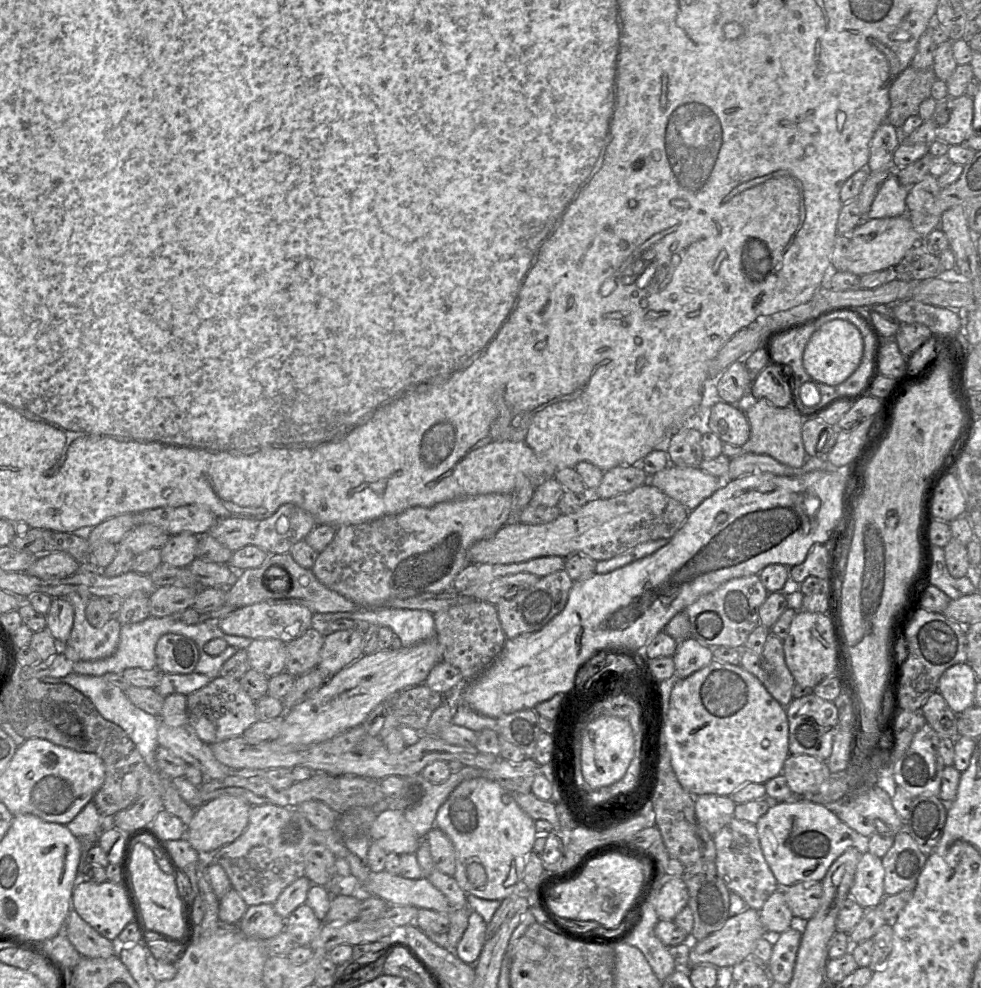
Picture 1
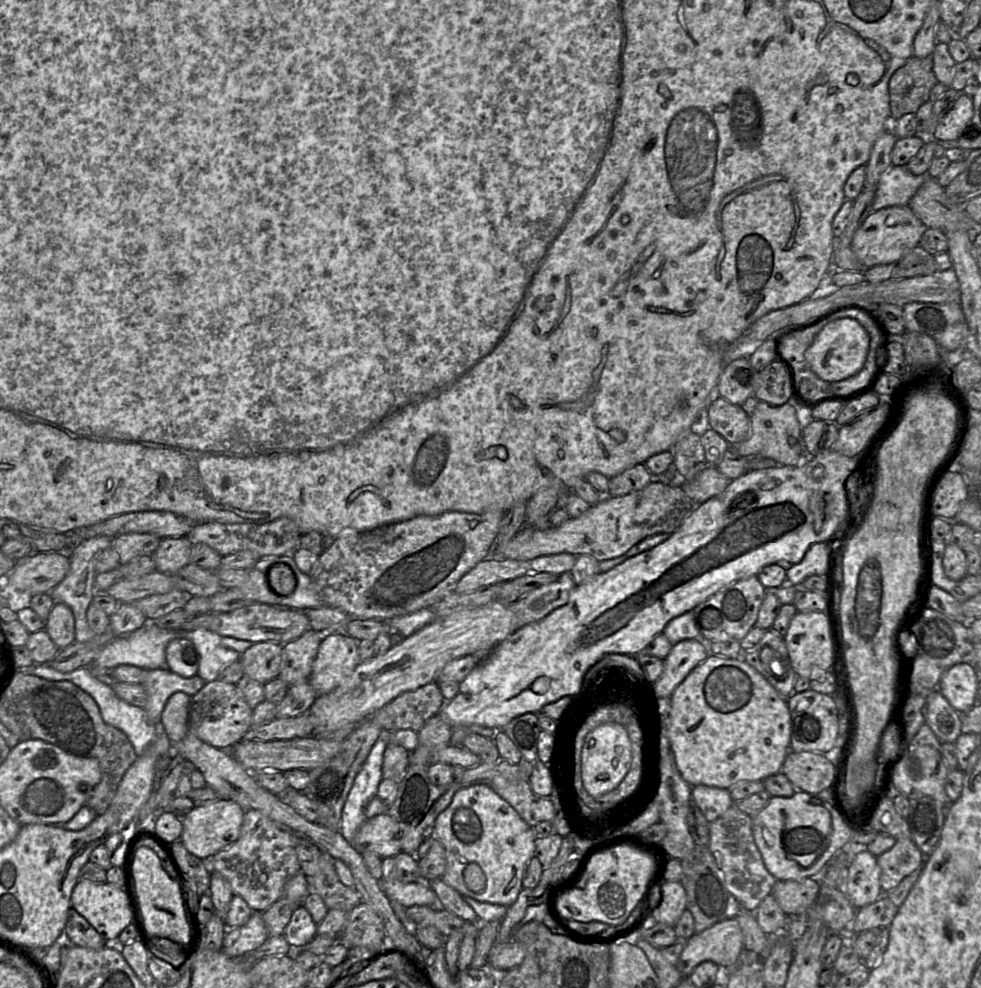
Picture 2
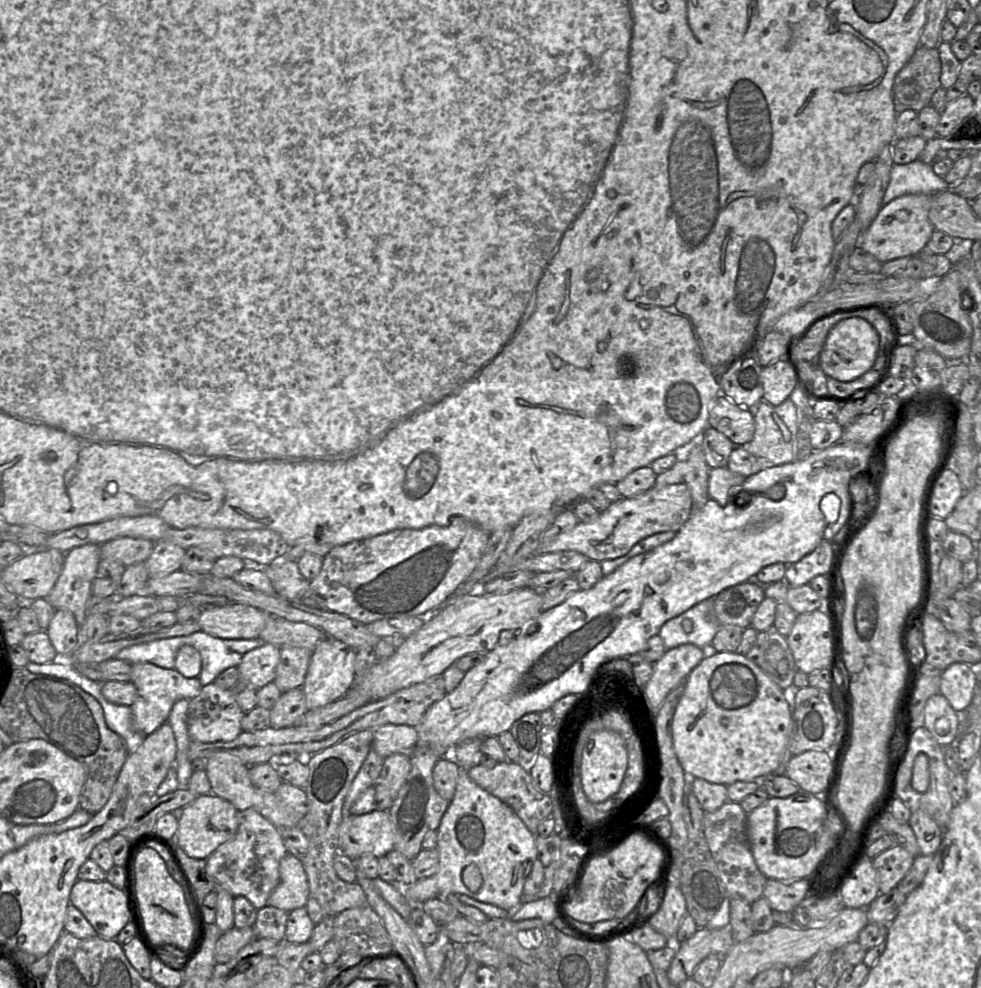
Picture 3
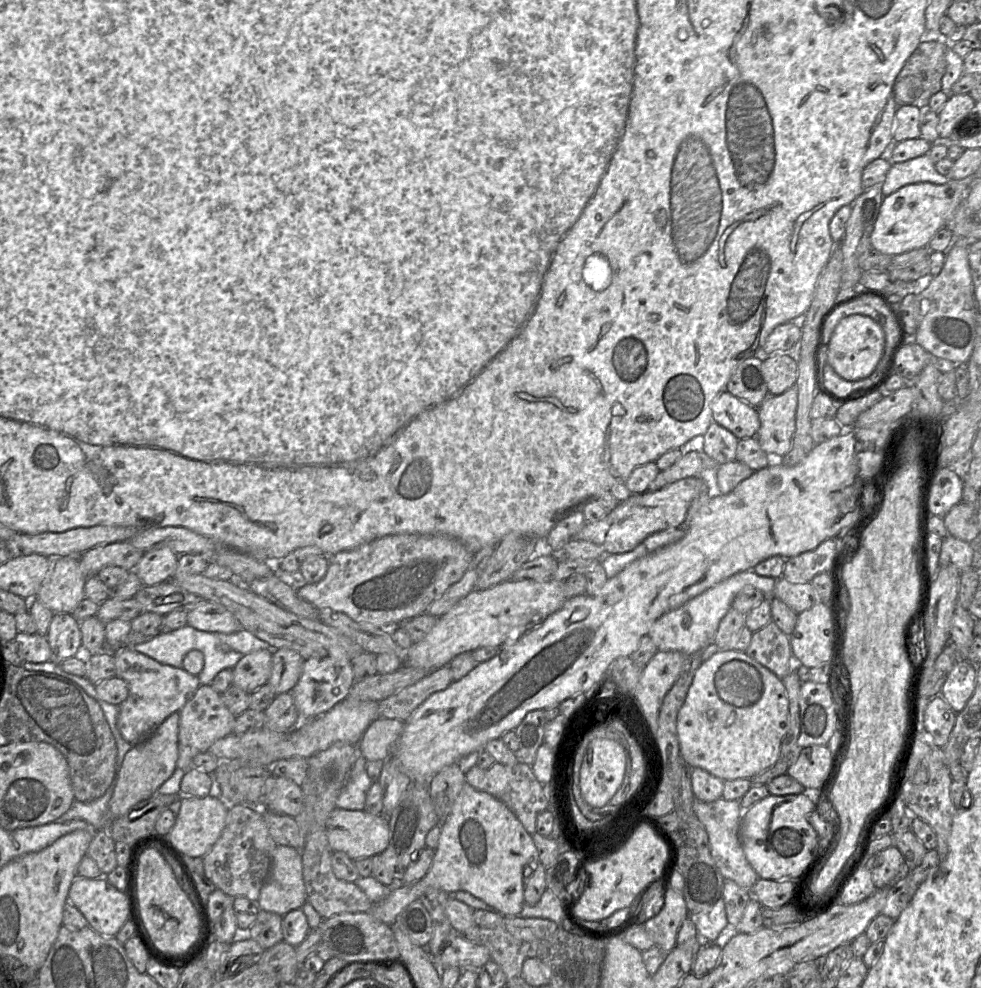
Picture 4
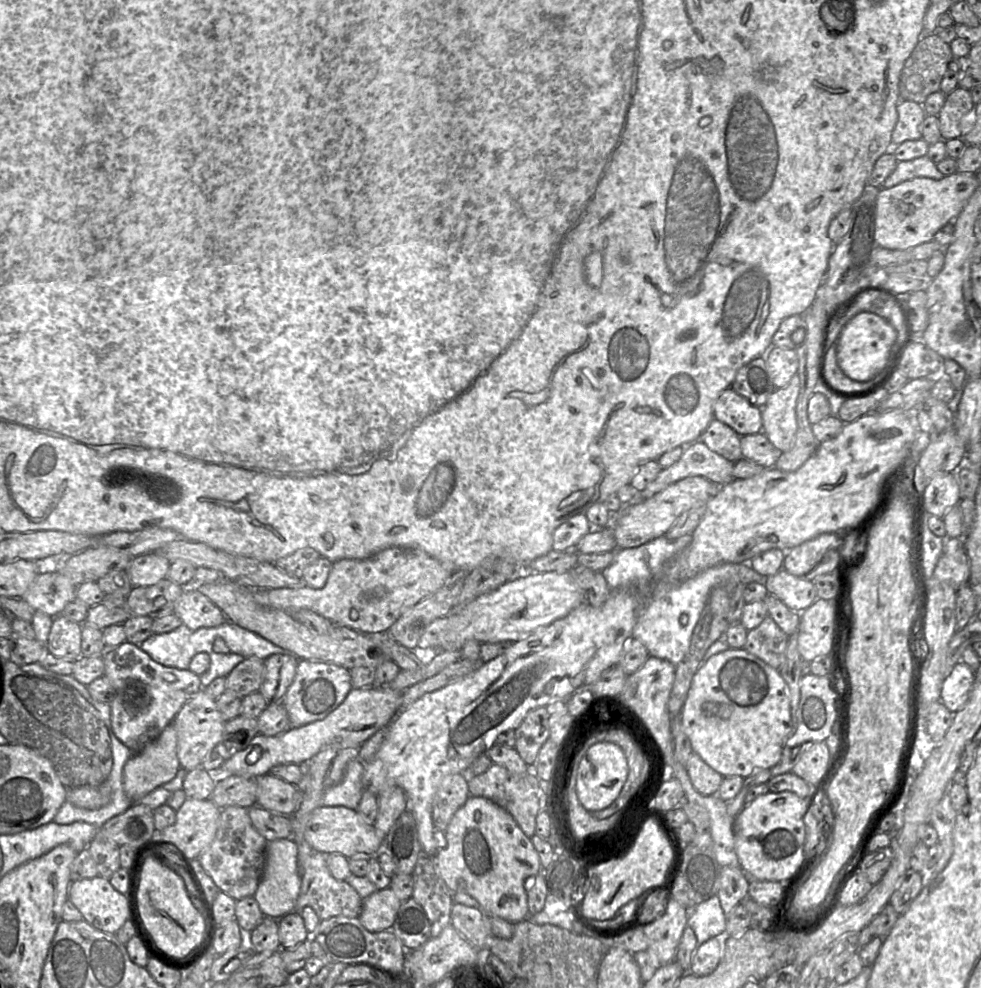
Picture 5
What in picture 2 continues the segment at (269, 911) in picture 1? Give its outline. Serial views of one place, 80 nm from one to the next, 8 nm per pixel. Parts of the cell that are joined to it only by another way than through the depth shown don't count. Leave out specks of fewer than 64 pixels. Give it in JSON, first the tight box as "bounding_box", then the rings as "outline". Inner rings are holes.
{"bounding_box":[222,912,269,957],"outline":[[[253,912],[246,924],[228,928],[223,939],[222,951],[231,957],[241,957],[257,949],[269,937],[262,912]]]}

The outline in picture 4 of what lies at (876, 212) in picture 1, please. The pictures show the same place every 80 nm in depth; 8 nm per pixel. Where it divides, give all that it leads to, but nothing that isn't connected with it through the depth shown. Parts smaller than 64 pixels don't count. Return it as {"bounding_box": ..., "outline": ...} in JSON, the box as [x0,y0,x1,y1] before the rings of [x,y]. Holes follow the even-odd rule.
{"bounding_box":[882,154,949,197],"outline":[[[928,154],[898,163],[892,163],[882,186],[883,197],[889,196],[903,186],[920,182],[937,185],[949,179],[940,174]]]}

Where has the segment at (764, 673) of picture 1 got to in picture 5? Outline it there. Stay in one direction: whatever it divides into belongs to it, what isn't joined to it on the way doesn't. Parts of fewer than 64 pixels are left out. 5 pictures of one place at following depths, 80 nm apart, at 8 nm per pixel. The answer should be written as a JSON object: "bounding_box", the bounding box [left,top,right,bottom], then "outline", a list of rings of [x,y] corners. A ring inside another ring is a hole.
{"bounding_box":[744,615,788,670],"outline":[[[768,615],[756,628],[747,633],[744,649],[779,670],[785,661],[788,636]]]}

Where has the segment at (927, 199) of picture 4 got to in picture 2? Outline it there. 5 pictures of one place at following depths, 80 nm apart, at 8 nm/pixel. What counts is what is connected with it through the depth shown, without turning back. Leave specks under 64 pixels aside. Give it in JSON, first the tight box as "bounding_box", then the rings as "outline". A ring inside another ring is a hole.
{"bounding_box":[851,205,927,267],"outline":[[[909,205],[891,206],[872,211],[855,232],[851,248],[866,267],[898,263],[903,256],[919,245],[927,227],[914,214]]]}

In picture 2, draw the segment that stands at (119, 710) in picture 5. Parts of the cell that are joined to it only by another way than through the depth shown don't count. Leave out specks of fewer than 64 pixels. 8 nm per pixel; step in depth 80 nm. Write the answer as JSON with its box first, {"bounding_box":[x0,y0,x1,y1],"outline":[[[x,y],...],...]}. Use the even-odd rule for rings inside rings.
{"bounding_box":[142,669,205,726],"outline":[[[169,669],[147,670],[142,685],[147,693],[147,702],[143,709],[148,720],[160,726],[162,712],[172,694],[183,692],[192,697],[205,683],[198,674],[185,678]]]}

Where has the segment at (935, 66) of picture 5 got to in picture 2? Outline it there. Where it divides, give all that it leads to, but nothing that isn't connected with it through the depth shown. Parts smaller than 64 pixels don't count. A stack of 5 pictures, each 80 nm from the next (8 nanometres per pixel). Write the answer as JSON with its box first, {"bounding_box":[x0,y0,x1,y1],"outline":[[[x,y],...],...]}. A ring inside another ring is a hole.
{"bounding_box":[888,55,937,121],"outline":[[[912,55],[888,83],[891,121],[908,113],[915,114],[929,100],[930,91],[937,82],[932,55],[923,58]]]}

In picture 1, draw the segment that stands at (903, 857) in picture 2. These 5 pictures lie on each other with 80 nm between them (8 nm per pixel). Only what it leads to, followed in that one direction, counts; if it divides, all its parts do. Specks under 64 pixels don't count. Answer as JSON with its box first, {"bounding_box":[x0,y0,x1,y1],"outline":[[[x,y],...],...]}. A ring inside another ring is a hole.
{"bounding_box":[882,830,927,895],"outline":[[[905,830],[894,836],[894,843],[882,857],[885,870],[885,895],[894,895],[903,890],[914,891],[927,856]]]}

